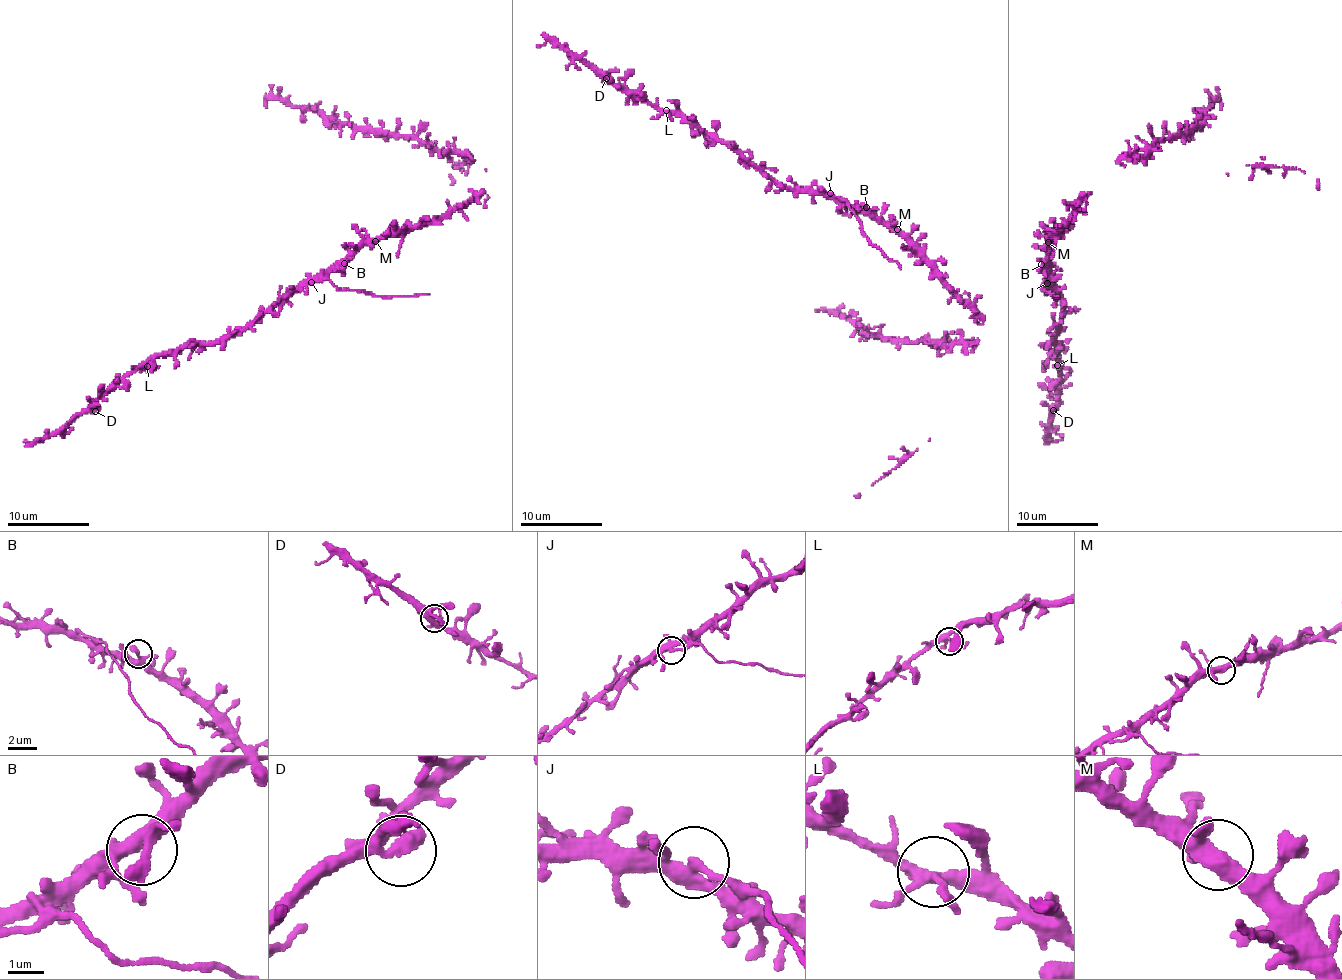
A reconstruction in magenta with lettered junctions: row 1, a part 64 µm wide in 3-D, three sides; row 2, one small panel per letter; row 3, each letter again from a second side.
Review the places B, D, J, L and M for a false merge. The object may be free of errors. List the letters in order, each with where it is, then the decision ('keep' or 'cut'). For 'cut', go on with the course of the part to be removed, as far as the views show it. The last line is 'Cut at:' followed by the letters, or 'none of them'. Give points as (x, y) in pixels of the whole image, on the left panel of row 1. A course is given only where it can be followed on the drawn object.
B: place (344, 263); keep
D: place (95, 411); keep
J: place (311, 282); cut; course (310, 282), (329, 280), (332, 284), (377, 296), (429, 294)
L: place (147, 366); keep
M: place (375, 241); keep
Cut at: J

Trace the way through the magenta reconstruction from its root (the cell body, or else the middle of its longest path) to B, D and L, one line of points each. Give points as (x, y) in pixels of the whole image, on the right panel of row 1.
B: (1052, 240), (1041, 264)
D: (1052, 240), (1048, 272), (1065, 299), (1054, 343), (1060, 343), (1057, 357), (1062, 363), (1053, 410)
L: (1052, 240), (1048, 272), (1065, 299), (1054, 343), (1060, 343), (1057, 365)

